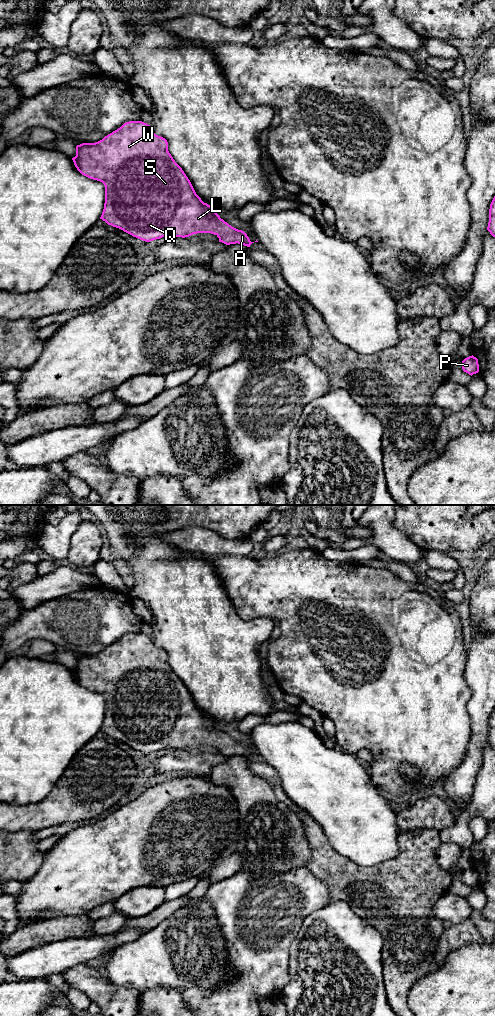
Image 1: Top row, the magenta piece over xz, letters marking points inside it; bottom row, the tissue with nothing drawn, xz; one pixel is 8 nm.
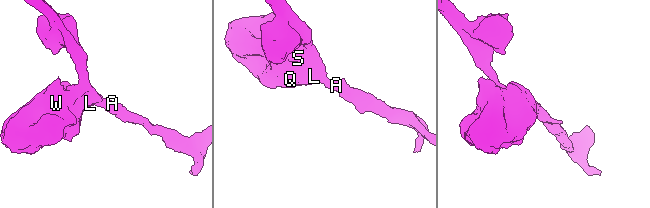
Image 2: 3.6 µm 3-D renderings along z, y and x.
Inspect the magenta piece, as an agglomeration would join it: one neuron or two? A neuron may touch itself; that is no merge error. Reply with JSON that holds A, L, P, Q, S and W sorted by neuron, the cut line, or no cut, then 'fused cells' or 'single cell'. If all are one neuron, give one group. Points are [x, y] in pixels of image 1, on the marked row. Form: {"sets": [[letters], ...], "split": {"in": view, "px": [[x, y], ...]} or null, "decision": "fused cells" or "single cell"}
{"sets": [["A", "L", "P", "Q", "S", "W"]], "split": null, "decision": "single cell"}

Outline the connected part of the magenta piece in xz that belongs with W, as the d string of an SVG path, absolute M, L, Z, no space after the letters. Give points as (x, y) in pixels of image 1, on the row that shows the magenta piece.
M129 121L98 142L77 145L76 156L72 160L82 175L100 181L105 186L105 203L100 219L133 237L150 242L166 236L185 238L197 233L211 233L226 245L238 243L250 247L254 243L244 231L229 225L212 206L201 200L182 168L169 153L167 140L156 135L147 123Z

